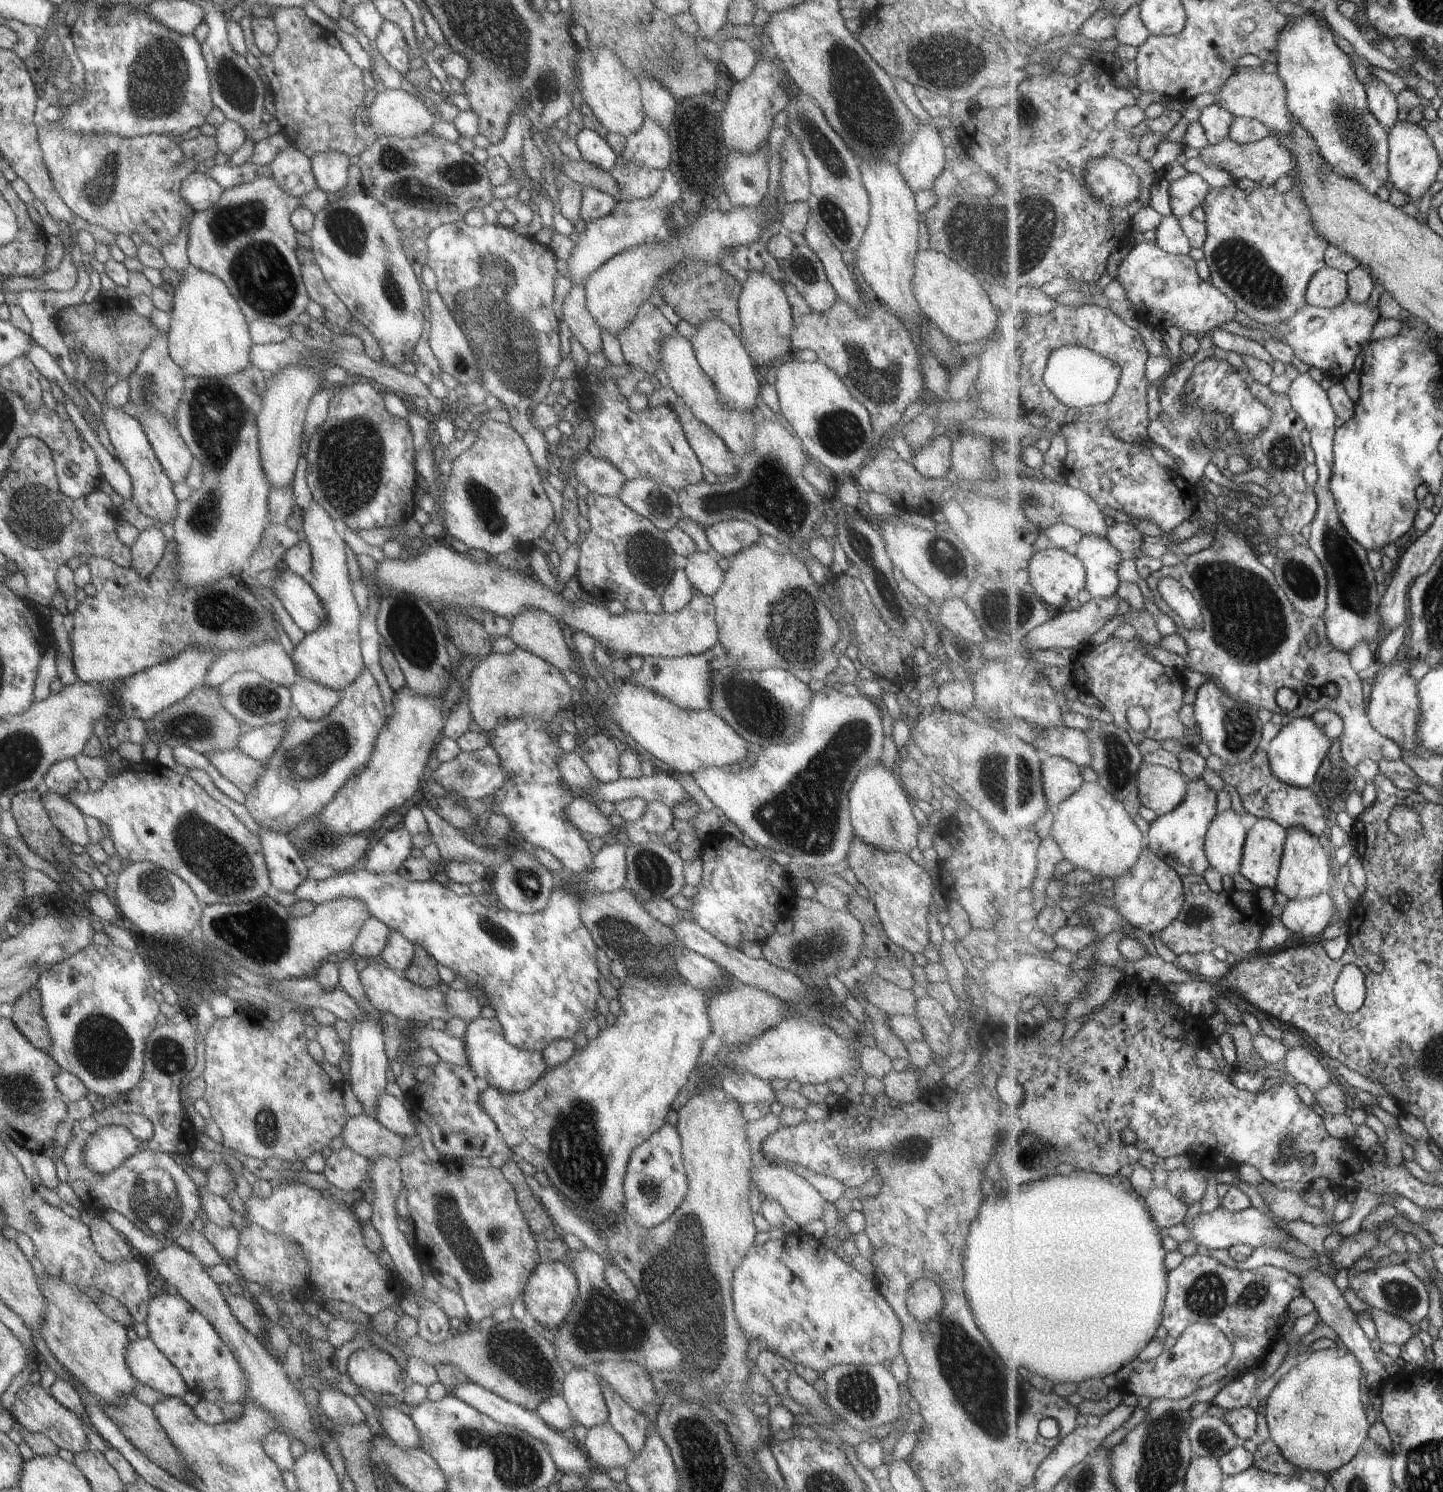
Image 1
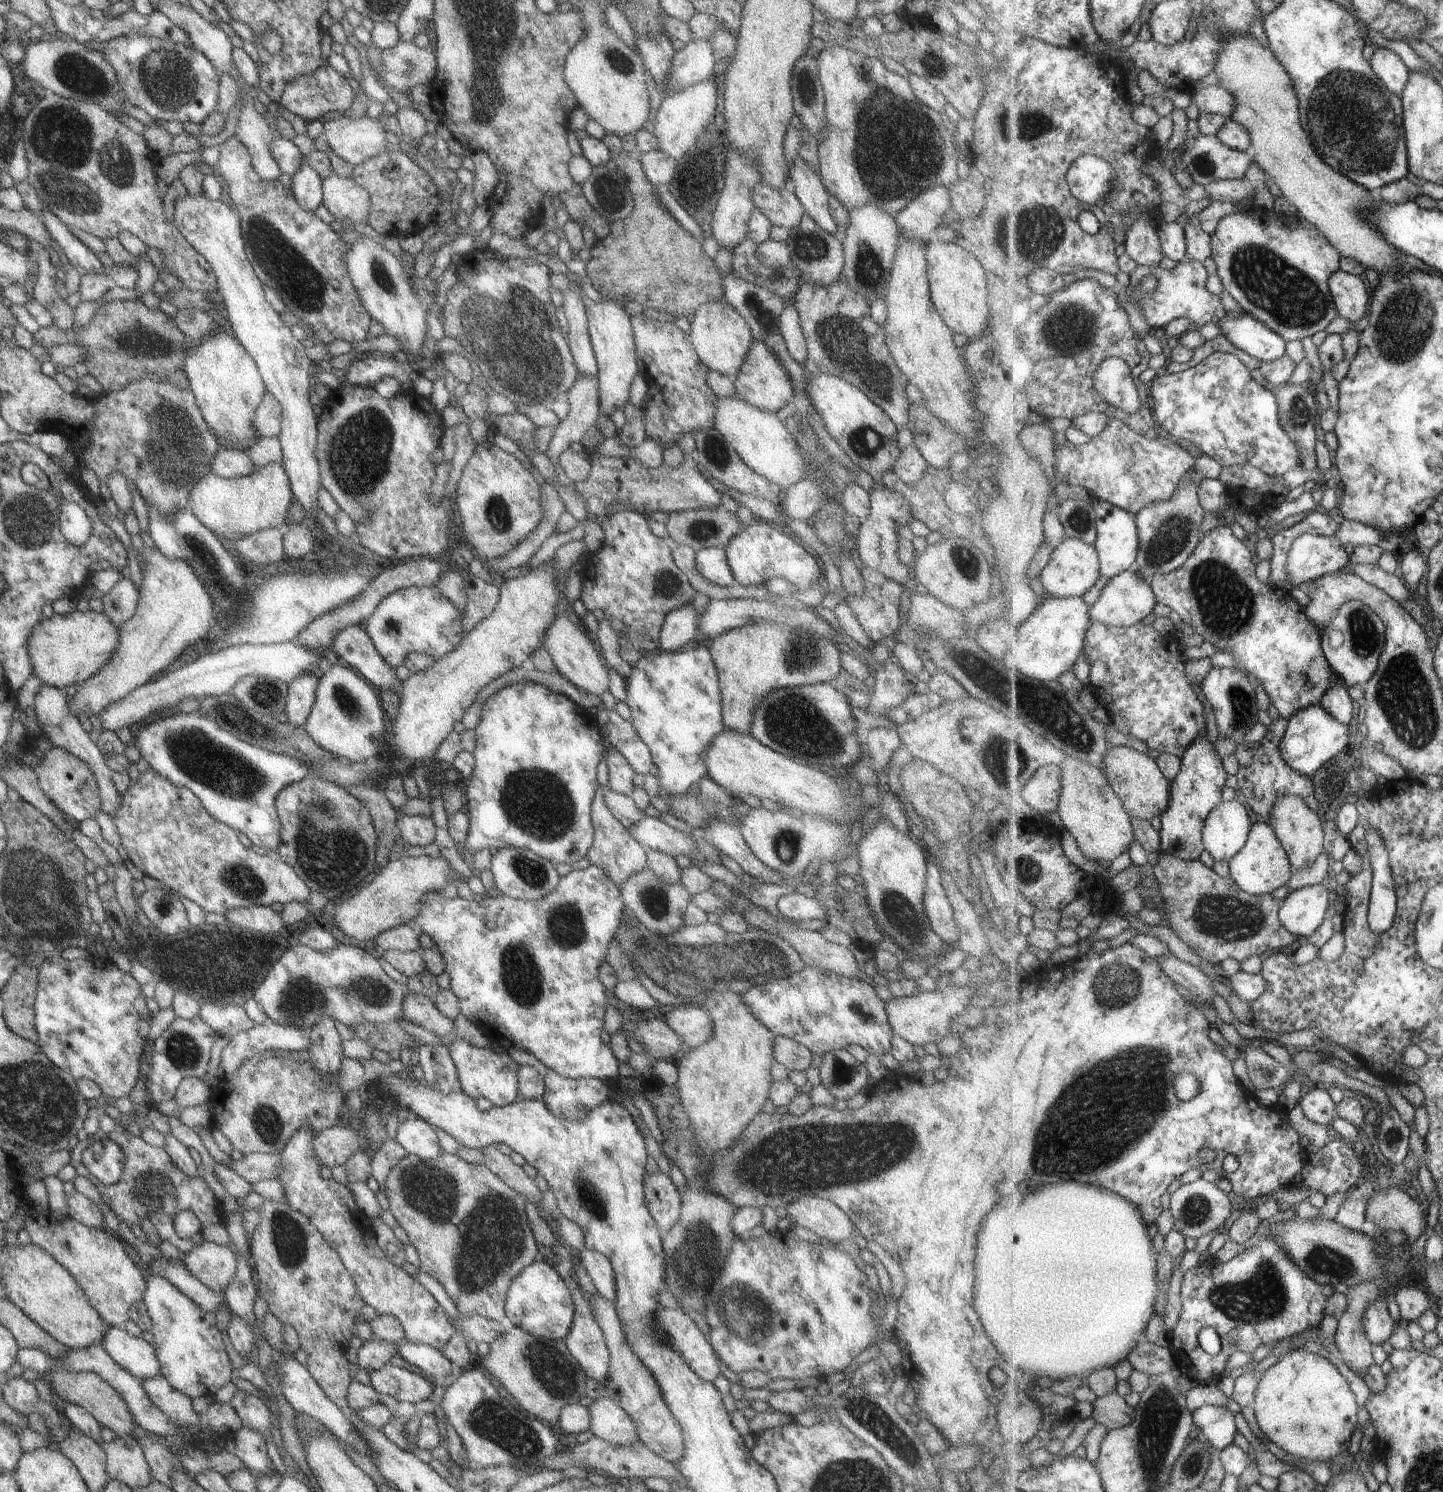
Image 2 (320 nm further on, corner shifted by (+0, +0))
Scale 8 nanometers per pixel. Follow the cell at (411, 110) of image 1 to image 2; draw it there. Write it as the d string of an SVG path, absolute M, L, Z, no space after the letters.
M345 113L331 115L322 120L322 125L321 138L327 142L330 151L354 167L390 147L385 138L385 125L379 121L379 117L371 118L367 113L360 118L351 118Z

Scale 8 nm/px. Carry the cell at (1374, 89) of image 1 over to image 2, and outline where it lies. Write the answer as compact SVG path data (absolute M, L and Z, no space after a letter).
M1376 48L1370 64L1373 72L1381 78L1381 82L1400 97L1411 75L1407 64L1393 50L1387 48Z

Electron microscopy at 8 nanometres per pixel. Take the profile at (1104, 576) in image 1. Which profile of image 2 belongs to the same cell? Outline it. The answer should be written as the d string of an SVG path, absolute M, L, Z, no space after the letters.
M1092 500L1096 512L1097 541L1094 543L1097 553L1100 554L1100 574L1113 580L1115 576L1133 570L1141 549L1139 528L1137 528L1136 514L1127 512L1123 508L1110 504L1105 500Z

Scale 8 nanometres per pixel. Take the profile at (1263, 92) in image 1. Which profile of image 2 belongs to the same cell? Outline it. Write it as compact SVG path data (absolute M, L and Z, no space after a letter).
M1220 85L1198 89L1192 95L1192 102L1201 114L1221 114L1228 119L1233 118L1233 112L1235 112L1235 106L1237 106L1235 94Z

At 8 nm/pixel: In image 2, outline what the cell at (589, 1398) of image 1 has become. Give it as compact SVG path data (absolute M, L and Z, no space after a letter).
M605 1395L592 1400L587 1407L589 1429L593 1436L610 1444L631 1444L638 1440L635 1424L629 1416Z

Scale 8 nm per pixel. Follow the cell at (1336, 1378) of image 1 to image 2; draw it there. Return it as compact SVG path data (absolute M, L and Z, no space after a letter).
M1301 1350L1284 1355L1266 1370L1259 1384L1253 1409L1256 1422L1268 1441L1297 1459L1309 1461L1333 1462L1341 1458L1342 1452L1349 1450L1351 1436L1355 1434L1359 1424L1357 1398L1349 1388L1349 1382L1339 1372L1339 1368L1319 1354L1310 1354Z

